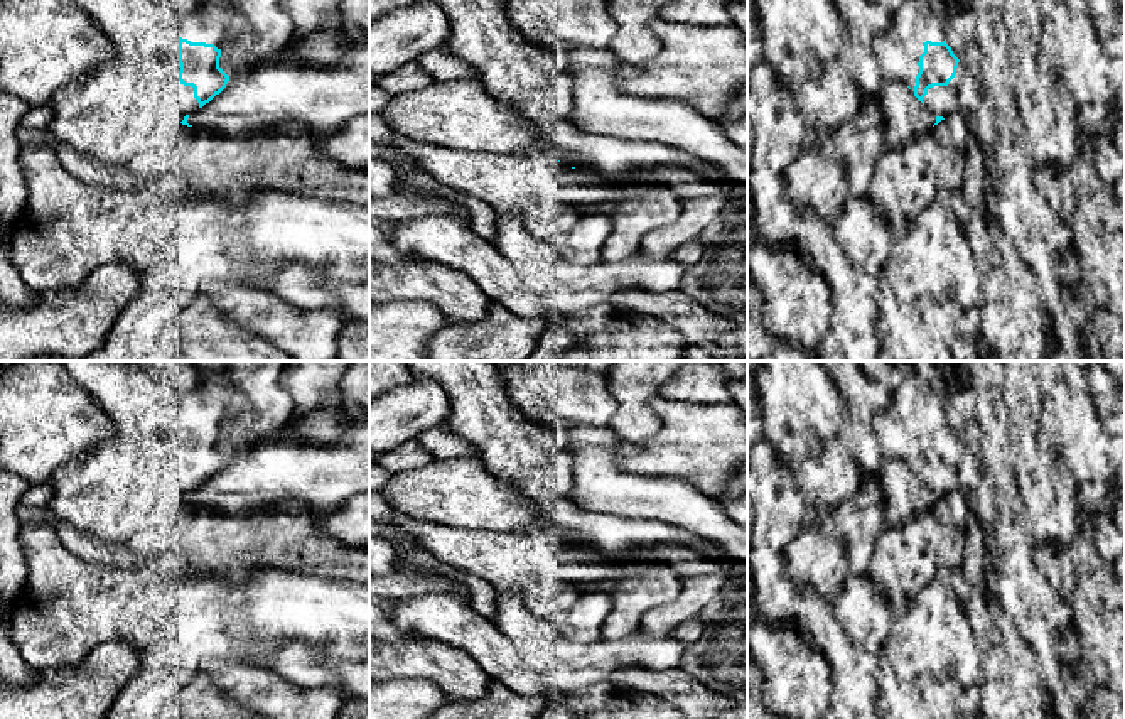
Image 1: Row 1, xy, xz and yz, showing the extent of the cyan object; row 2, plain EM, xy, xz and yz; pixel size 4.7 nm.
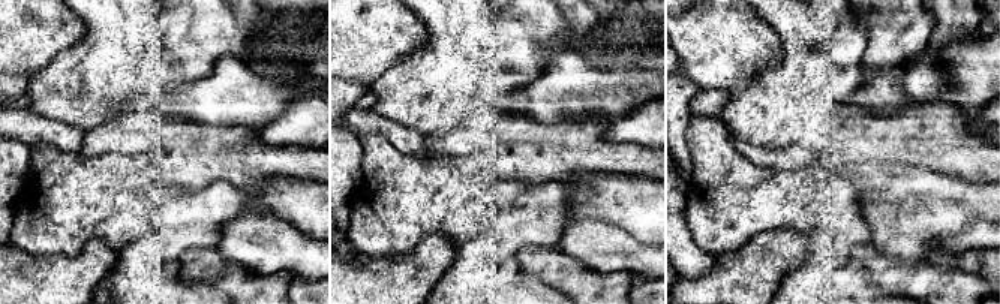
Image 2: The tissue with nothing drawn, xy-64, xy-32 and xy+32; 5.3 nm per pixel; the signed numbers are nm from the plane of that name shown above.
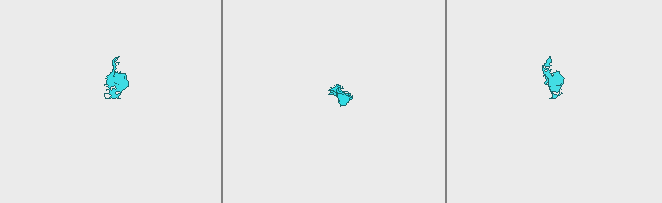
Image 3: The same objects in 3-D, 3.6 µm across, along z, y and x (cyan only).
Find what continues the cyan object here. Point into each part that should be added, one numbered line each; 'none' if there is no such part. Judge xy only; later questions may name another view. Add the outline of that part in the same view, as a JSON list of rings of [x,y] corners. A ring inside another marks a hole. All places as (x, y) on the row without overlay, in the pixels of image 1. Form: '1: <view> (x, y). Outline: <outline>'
1: xy (213, 400). Outline: [[[199,380],[180,403],[180,415],[191,420],[214,422],[223,427],[228,417],[245,408],[245,393],[224,380]]]

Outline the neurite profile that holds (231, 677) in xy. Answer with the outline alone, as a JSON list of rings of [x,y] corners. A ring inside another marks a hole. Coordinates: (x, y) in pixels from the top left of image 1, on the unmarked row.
[[[240,662],[214,663],[209,672],[218,689],[229,695],[246,694],[248,707],[268,719],[337,719],[349,700],[327,687],[297,687],[268,668]]]

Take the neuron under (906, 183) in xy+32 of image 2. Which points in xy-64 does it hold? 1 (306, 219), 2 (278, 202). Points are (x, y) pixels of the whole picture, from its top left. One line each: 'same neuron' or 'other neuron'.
1: same neuron
2: same neuron

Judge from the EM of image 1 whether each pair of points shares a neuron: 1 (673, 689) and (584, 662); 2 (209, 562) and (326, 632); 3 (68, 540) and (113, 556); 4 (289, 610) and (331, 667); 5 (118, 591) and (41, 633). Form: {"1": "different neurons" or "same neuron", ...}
{"1": "different neurons", "2": "different neurons", "3": "same neuron", "4": "different neurons", "5": "same neuron"}

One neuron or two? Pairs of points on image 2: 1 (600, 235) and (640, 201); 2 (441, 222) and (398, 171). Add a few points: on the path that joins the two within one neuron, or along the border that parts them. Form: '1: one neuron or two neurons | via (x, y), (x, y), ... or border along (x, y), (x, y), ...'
1: two neurons | border along (579, 220), (606, 220), (619, 225), (643, 243)
2: one neuron | via (432, 210), (405, 183)

